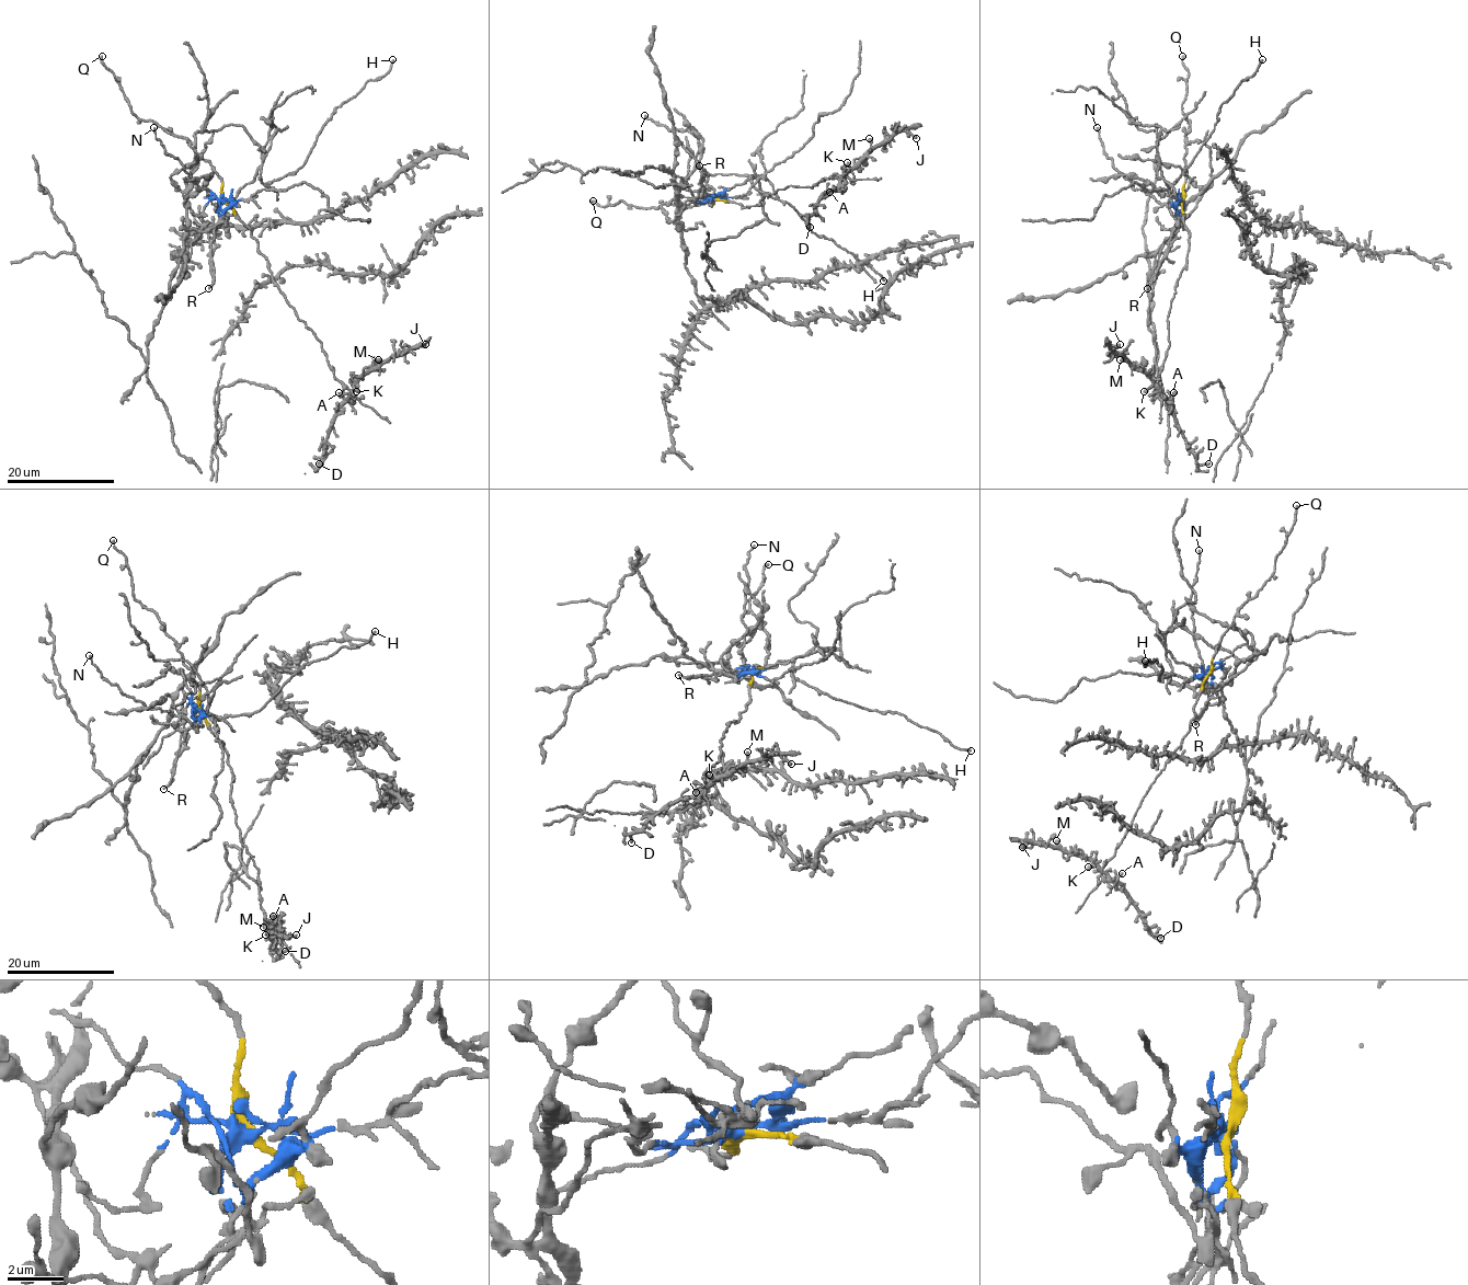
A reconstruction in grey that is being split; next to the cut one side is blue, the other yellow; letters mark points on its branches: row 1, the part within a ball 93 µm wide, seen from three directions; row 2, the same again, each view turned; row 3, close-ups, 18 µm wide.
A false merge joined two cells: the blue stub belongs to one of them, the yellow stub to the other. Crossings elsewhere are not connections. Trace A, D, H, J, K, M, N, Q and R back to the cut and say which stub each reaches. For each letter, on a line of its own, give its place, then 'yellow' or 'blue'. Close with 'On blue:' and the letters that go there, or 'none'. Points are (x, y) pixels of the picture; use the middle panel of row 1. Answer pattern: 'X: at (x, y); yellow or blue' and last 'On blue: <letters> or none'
A: at (829, 192); yellow
D: at (810, 227); yellow
H: at (883, 280); blue
J: at (916, 138); yellow
K: at (847, 162); yellow
M: at (869, 138); yellow
N: at (644, 115); blue
Q: at (593, 201); yellow
R: at (699, 165); blue
On blue: H, N, R

